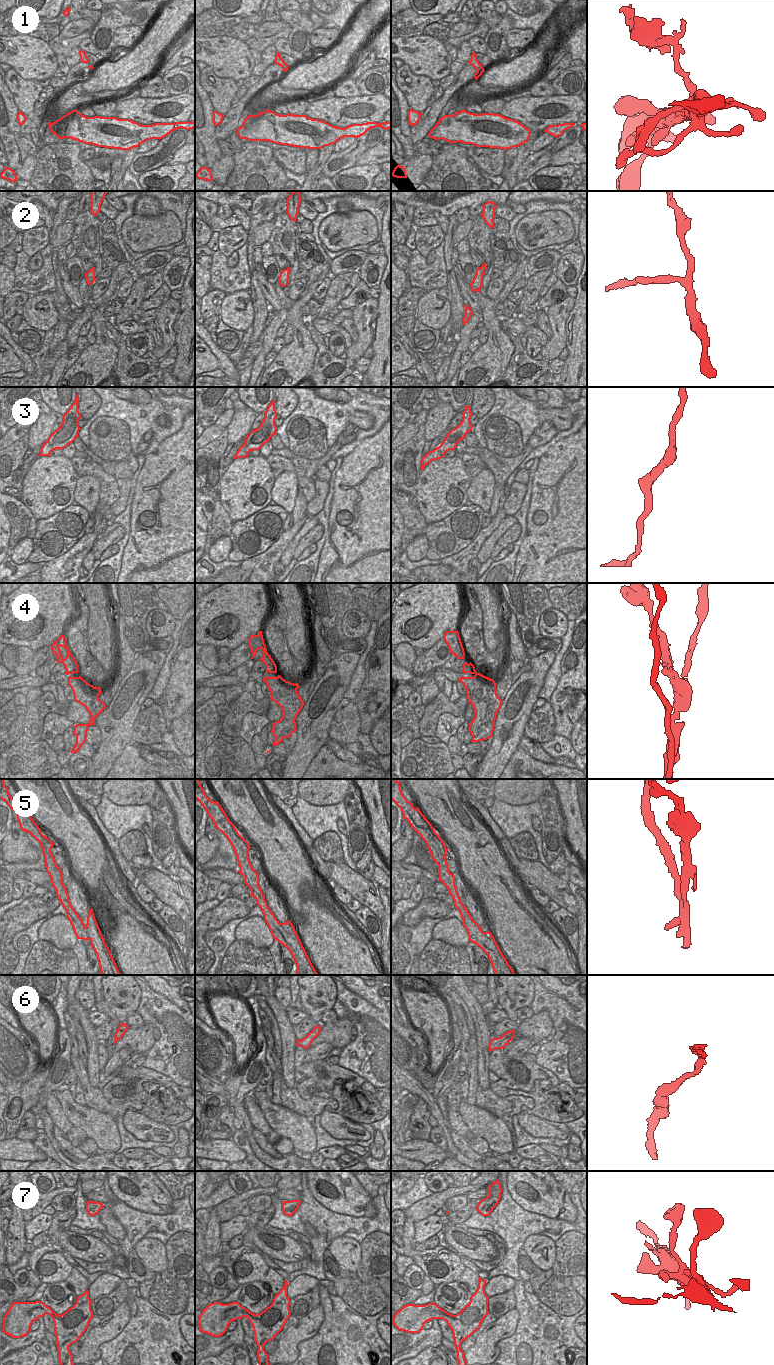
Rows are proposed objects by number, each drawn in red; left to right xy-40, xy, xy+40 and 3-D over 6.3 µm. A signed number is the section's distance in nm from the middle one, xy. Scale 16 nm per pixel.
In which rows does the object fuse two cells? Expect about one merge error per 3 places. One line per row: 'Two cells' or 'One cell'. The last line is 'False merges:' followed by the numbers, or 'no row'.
1: Two cells
2: One cell
3: One cell
4: Two cells
5: Two cells
6: One cell
7: One cell
False merges: 1, 4, 5

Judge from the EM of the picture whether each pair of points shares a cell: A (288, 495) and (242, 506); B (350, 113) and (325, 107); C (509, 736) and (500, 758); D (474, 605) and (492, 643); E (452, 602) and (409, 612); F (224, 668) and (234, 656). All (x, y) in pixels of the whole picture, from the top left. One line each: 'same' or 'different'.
A: different
B: same
C: same
D: same
E: same
F: same

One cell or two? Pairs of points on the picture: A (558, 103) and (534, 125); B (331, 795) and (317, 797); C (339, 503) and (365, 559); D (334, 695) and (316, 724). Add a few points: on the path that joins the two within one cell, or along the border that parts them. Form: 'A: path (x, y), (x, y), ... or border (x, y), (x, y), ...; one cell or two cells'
A: path (552, 109), (540, 119); one cell
B: path (328, 795), (320, 795); one cell
C: path (354, 514), (365, 525), (365, 544); one cell
D: path (329, 702), (325, 711), (319, 717); one cell

